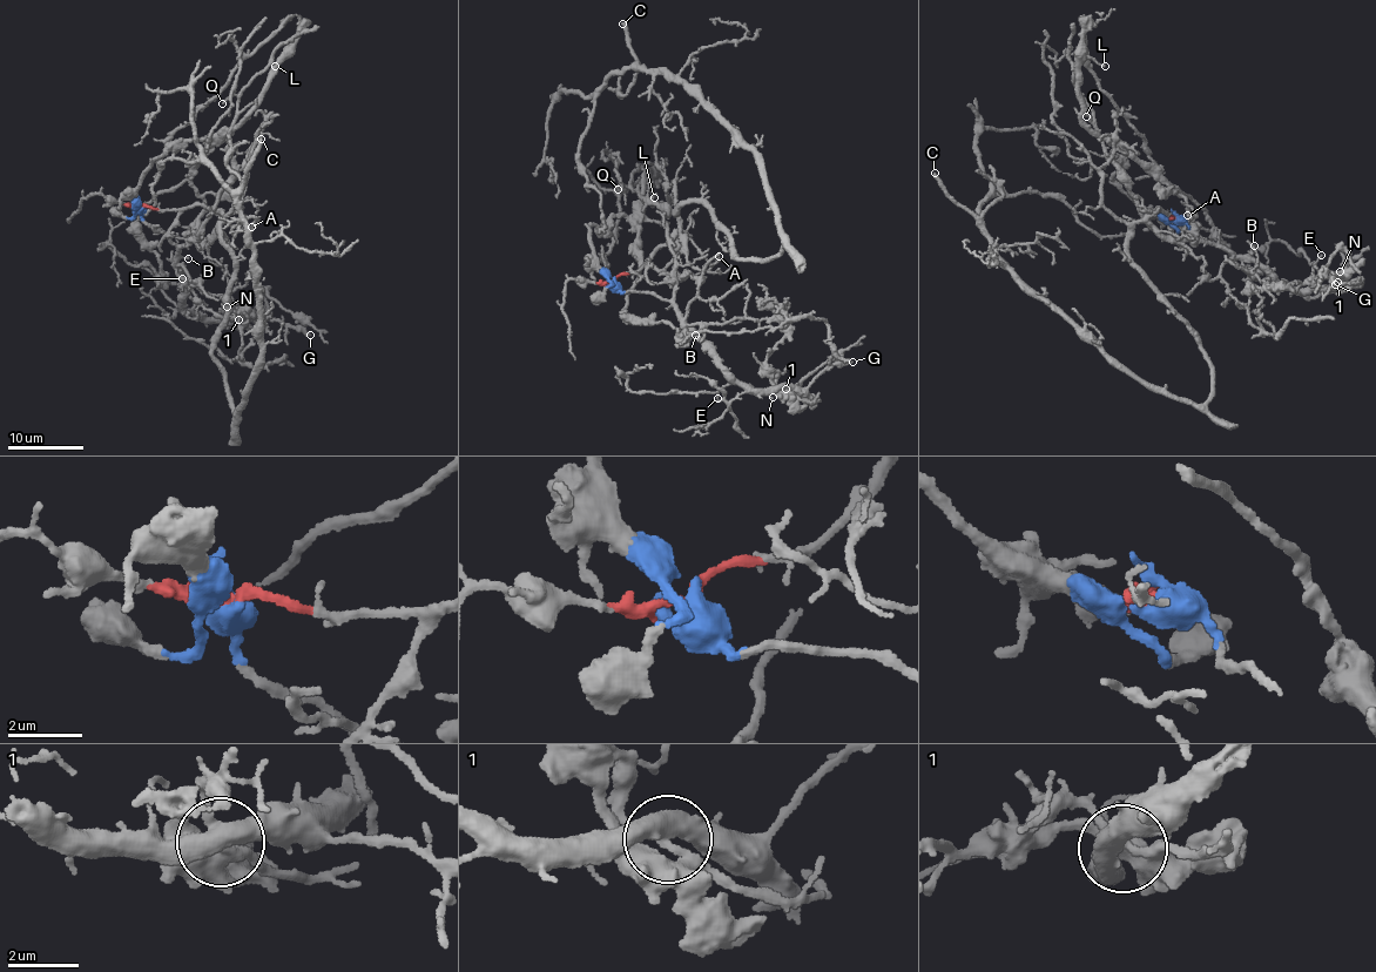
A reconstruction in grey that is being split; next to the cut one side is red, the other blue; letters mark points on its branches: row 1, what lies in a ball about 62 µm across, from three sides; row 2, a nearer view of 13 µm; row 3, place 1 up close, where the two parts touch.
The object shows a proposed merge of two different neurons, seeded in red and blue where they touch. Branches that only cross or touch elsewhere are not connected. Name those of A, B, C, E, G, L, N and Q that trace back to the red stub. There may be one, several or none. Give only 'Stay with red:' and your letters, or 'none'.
Stay with red: C

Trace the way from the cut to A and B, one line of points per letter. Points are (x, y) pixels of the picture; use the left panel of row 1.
A: (141, 208), (141, 217), (179, 244), (190, 242), (193, 223), (208, 210), (234, 224), (251, 227)
B: (141, 208), (141, 217), (161, 228), (175, 242), (177, 252), (174, 263), (172, 260), (188, 257)

